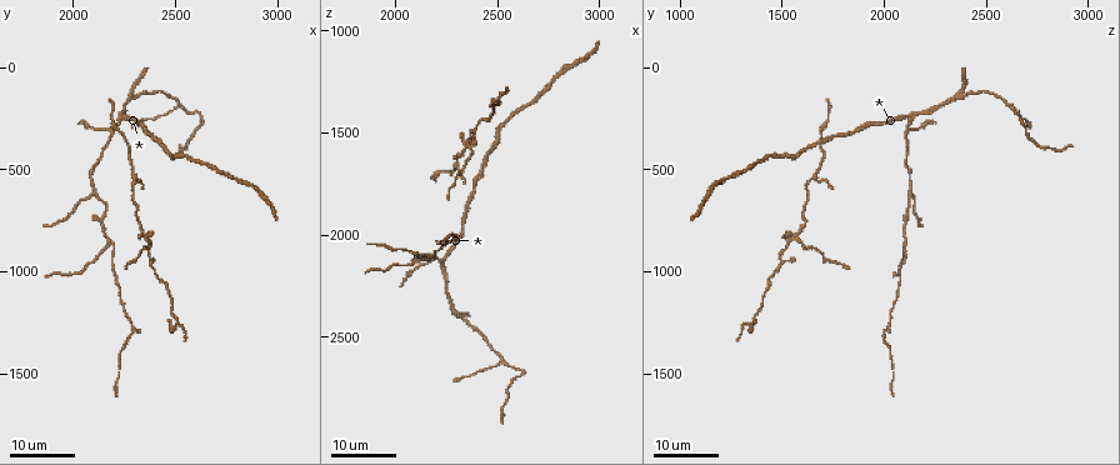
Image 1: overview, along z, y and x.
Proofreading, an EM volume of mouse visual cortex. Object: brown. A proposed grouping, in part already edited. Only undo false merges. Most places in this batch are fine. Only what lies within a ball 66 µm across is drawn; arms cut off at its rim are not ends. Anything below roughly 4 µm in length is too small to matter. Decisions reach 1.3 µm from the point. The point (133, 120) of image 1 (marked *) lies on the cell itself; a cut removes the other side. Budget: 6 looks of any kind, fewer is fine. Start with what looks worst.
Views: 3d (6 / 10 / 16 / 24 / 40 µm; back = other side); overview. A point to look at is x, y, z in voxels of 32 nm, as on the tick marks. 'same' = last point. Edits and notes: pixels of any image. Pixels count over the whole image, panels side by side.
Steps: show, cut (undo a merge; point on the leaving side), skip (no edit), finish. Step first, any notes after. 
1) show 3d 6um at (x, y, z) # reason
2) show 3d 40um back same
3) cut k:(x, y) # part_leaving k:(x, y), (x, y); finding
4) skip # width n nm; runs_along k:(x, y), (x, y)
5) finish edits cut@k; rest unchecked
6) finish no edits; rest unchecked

show 3d 16um at (2360, 840, 1570) # four or more arms meet

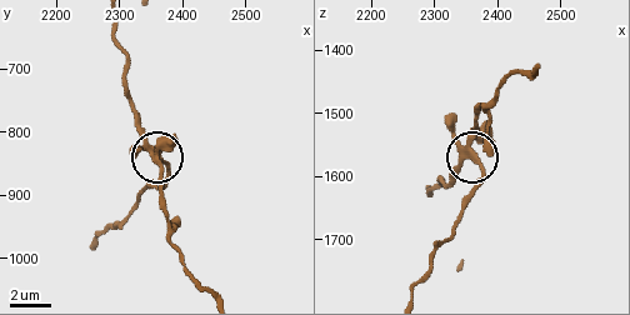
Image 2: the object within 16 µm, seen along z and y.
show 3d 10um same

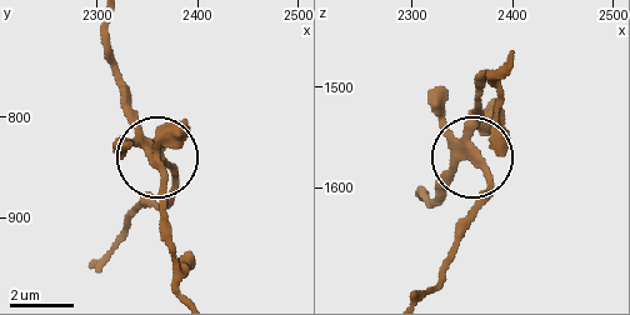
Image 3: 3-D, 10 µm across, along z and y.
cut 3:(178, 188) # side_arm 11 um; part_leaving 3:(480, 164), (484, 194), (430, 290); two cells meet here

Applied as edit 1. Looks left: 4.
show overview # redraw

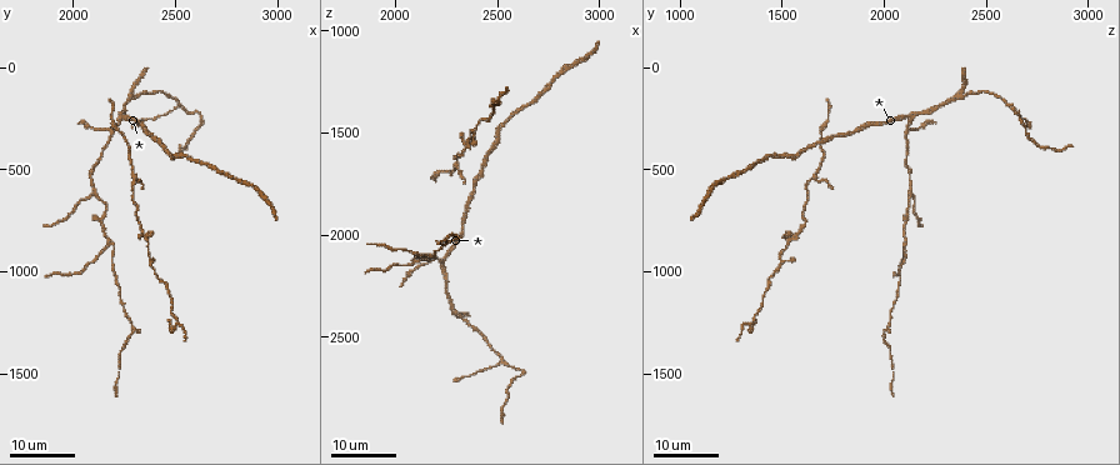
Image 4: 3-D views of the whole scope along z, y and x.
show 3d 24um at (2240, 250, 2130) # arms part here

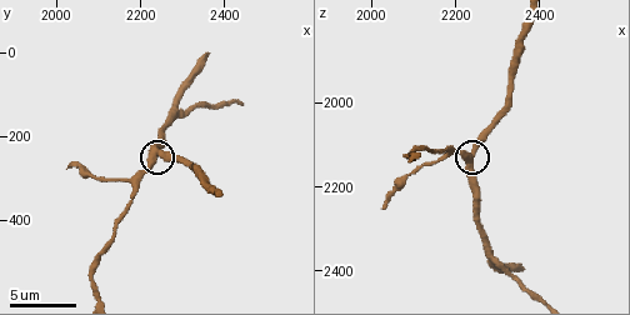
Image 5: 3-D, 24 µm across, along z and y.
show 3d 6um at (2225, 250, 2135)

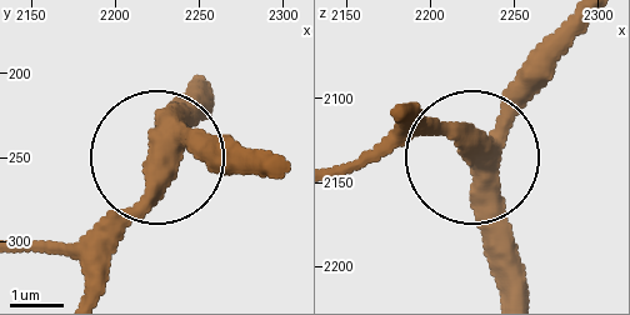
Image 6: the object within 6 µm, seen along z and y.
skip # arms 3; runs_along 6:(588, 21), (480, 141), (494, 285); one cell here

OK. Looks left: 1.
finish edits cut@3; rest unchecked

